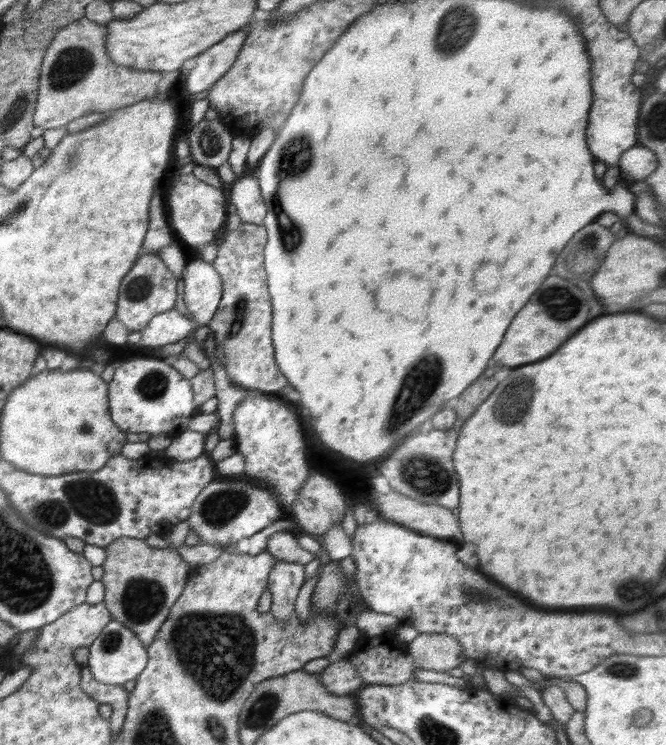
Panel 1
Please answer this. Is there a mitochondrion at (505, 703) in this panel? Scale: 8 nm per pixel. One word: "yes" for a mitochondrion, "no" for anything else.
no

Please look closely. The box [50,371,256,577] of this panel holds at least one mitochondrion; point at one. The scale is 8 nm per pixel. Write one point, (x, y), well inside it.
(219, 508)

